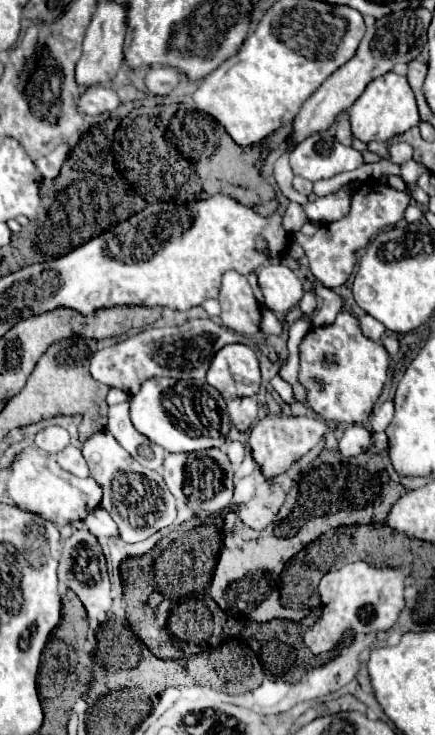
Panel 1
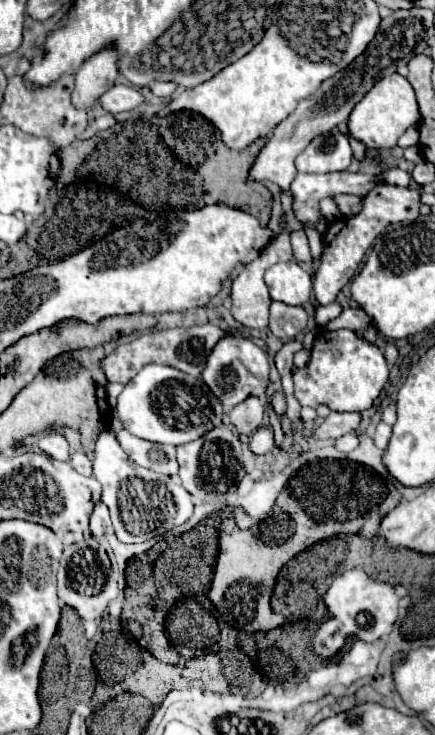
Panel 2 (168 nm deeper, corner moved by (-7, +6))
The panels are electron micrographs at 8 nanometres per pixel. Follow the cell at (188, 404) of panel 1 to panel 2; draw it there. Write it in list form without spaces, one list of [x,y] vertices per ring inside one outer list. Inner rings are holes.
[[[150,363],[124,387],[114,407],[114,415],[136,437],[176,447],[196,441],[216,425],[222,425],[224,409],[220,399],[208,389],[208,385],[204,385],[202,379],[168,365]]]

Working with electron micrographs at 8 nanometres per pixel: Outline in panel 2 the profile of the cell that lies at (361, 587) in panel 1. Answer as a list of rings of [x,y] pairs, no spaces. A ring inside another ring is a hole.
[[[356,567],[342,571],[332,581],[332,585],[324,595],[324,603],[330,617],[318,627],[310,643],[314,647],[314,653],[318,653],[320,657],[332,657],[344,645],[348,635],[356,635],[362,641],[376,641],[382,635],[388,635],[398,619],[400,597],[392,583],[374,581],[366,571]]]

